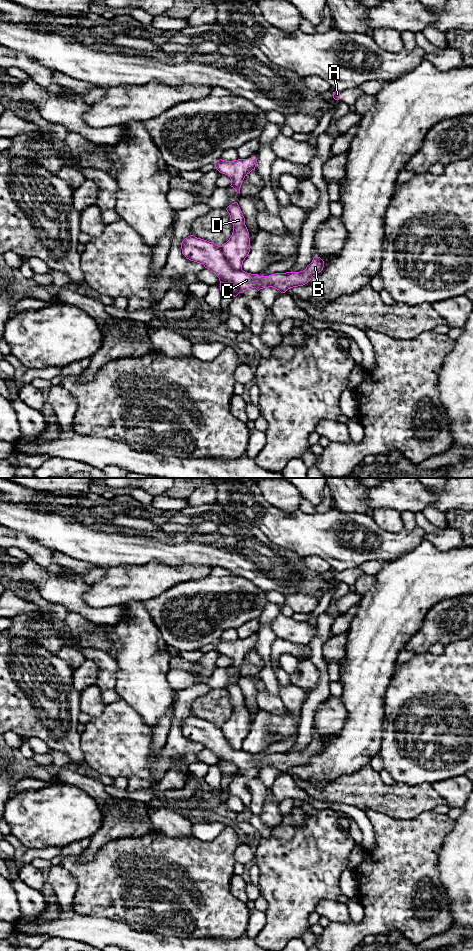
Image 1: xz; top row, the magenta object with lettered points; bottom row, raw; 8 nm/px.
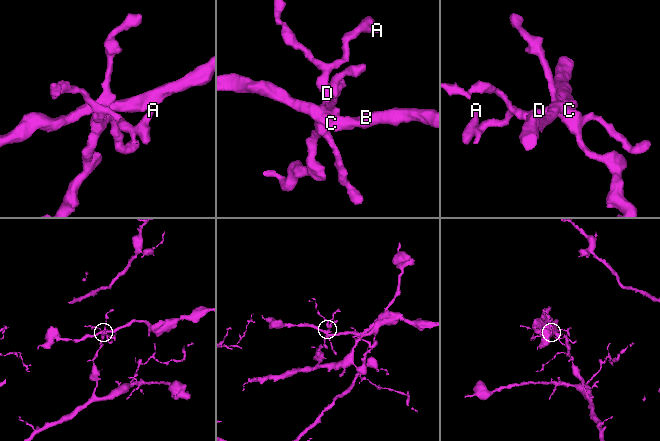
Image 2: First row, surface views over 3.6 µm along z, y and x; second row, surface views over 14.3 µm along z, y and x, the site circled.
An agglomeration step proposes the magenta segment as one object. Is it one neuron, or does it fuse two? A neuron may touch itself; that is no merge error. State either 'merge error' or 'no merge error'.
merge error

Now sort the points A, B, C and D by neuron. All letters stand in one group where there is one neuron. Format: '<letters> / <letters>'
A D / B C

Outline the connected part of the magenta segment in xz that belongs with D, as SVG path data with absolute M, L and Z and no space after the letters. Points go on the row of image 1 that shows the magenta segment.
M237 202L226 208L233 224L233 232L229 240L221 248L226 260L235 270L242 270L243 261L250 252L249 232L245 225L245 218Z

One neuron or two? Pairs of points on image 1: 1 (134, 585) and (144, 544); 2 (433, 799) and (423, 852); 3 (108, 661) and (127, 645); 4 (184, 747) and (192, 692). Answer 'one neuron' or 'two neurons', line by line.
1: two neurons
2: two neurons
3: two neurons
4: one neuron

